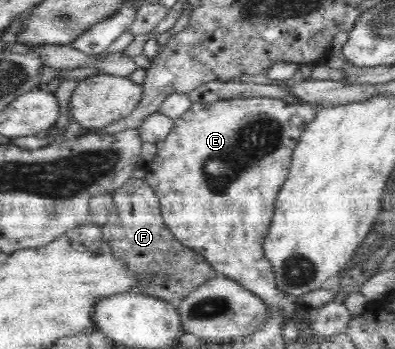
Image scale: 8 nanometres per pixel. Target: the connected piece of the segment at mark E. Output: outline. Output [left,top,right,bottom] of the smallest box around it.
[145,97,317,321]

